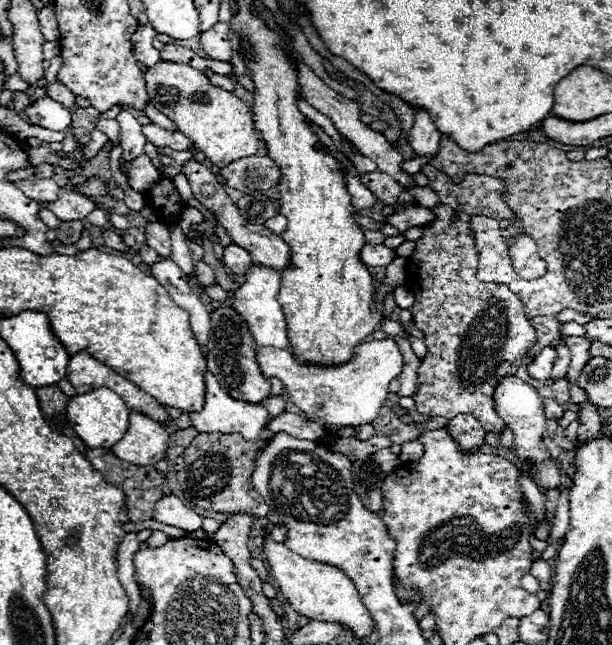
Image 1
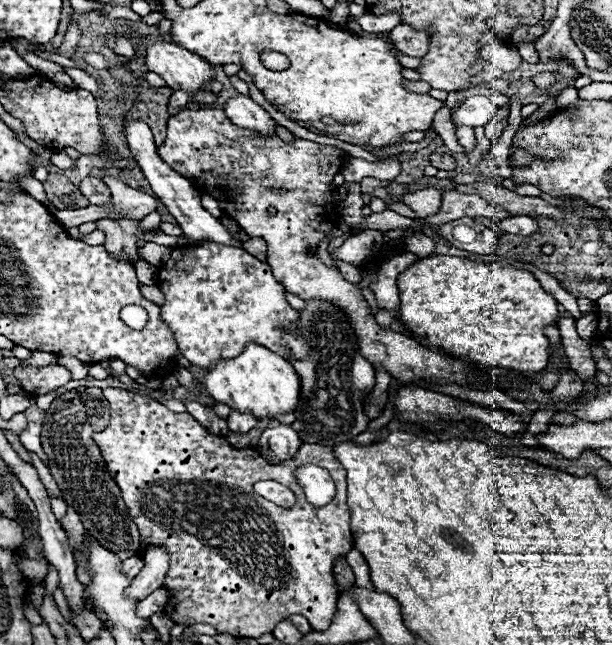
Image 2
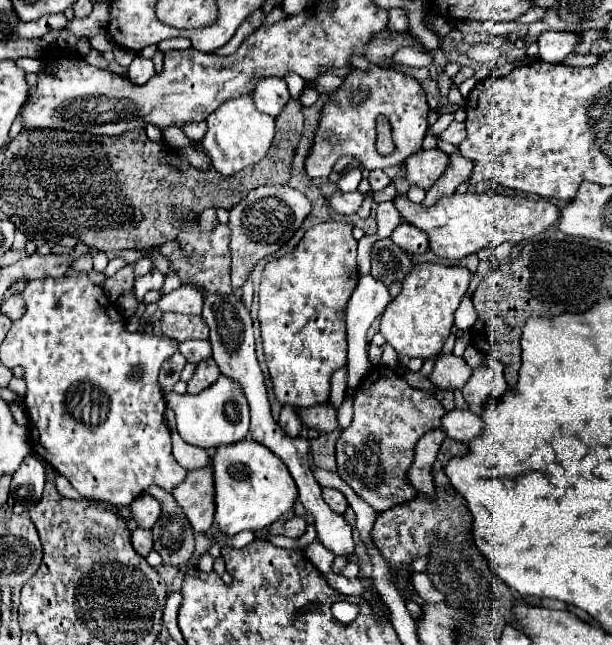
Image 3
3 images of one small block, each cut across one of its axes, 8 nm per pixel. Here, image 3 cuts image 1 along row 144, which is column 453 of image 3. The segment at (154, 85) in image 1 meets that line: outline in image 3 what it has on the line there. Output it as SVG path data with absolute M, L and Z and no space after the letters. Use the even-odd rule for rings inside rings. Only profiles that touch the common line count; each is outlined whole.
M496 192L452 194L450 198L438 200L432 208L422 208L420 204L410 202L406 196L398 196L394 198L394 202L406 222L418 226L428 234L430 250L450 260L460 260L468 254L476 254L482 248L496 248L502 242L518 244L542 234L560 218L560 208L544 198L534 200L520 196L502 196Z

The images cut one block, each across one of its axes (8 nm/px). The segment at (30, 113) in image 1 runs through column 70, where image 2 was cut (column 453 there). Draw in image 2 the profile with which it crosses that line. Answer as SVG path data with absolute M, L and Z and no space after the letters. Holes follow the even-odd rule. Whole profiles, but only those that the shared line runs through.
M484 94L466 98L460 108L452 114L452 122L456 126L470 126L470 128L478 128L478 126L486 126L492 116L496 114L496 106L492 104L492 100Z

